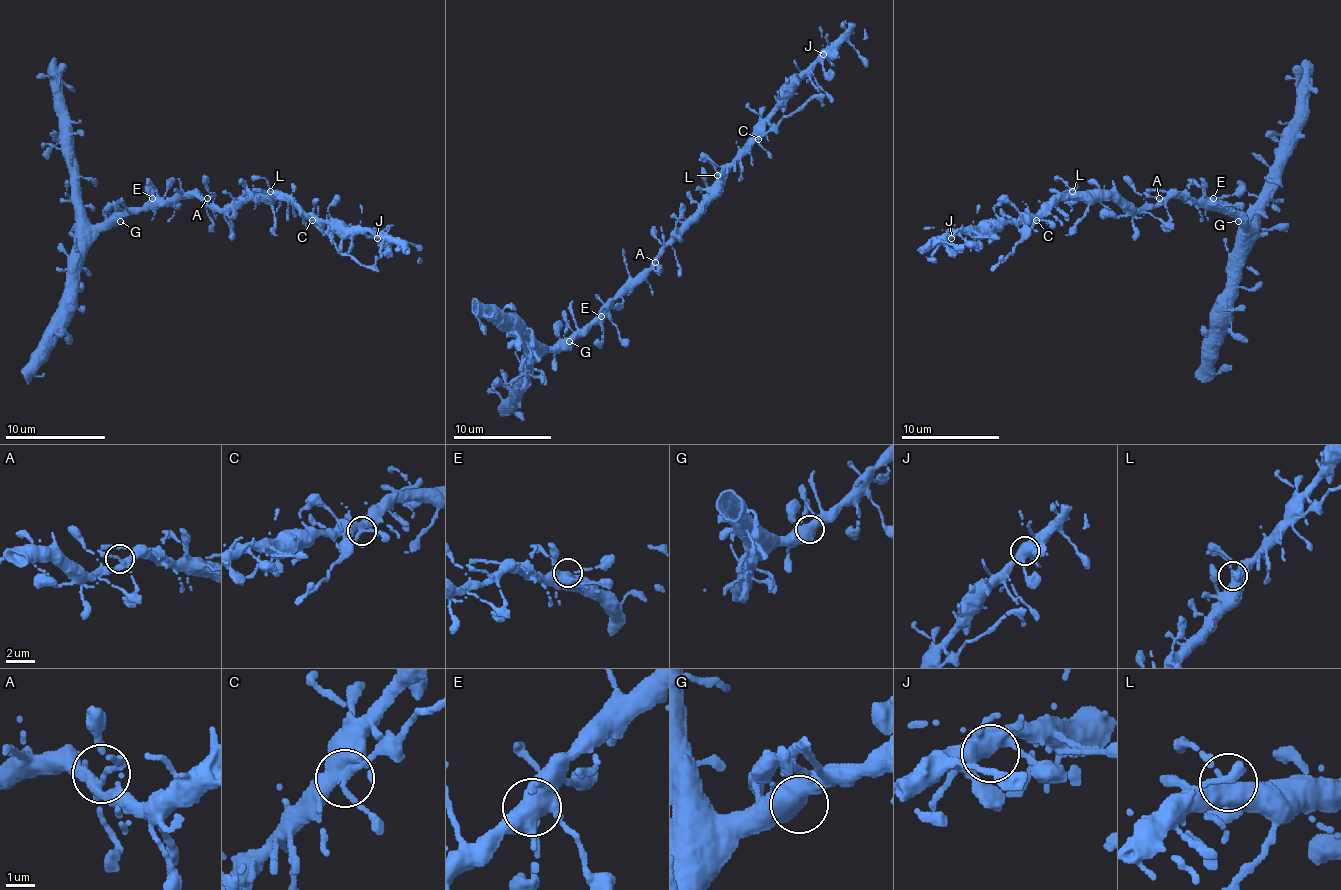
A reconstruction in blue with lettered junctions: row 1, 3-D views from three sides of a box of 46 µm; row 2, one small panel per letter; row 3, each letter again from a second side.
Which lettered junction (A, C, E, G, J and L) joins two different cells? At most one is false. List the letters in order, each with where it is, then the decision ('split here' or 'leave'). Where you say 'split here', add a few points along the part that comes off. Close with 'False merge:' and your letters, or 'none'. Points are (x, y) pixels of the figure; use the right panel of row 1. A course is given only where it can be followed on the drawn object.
A: place (1159, 198); leave
C: place (1036, 220); leave
E: place (1213, 198); leave
G: place (1238, 221); leave
J: place (951, 238); leave
L: place (1072, 191); leave
False merge: none

